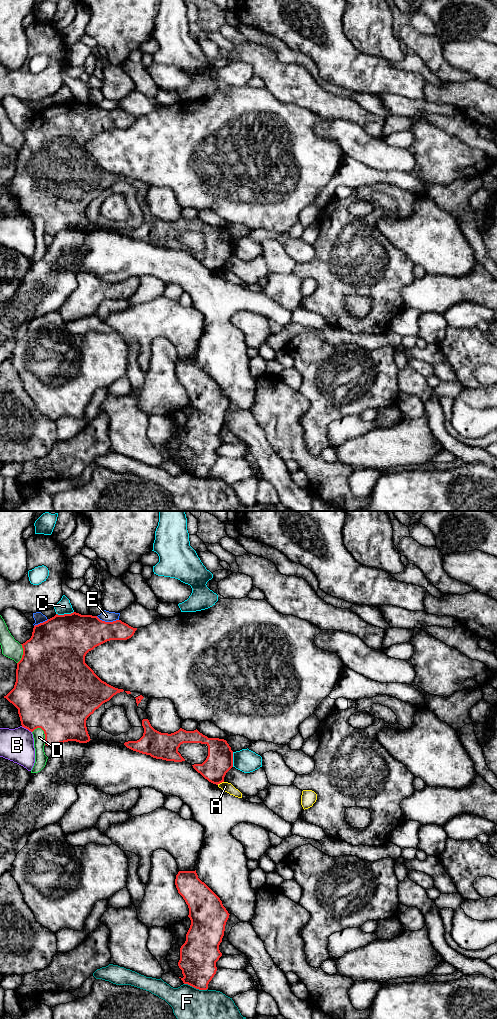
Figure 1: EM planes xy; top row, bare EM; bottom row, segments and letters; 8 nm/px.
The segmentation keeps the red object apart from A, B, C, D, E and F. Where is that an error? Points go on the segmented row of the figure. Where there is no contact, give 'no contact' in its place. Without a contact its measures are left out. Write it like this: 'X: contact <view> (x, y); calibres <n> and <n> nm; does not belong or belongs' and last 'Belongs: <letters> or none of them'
A: contact xy (220, 782); calibres 220 and 80 nm; does not belong
B: contact xy (26, 728); calibres 420 and 260 nm; does not belong
C: contact xy (64, 614); calibres 440 and 120 nm; does not belong
D: contact xy (44, 733); calibres 460 and 100 nm; does not belong
E: contact xy (107, 622); calibres 320 and 90 nm; does not belong
F: contact xy (196, 988); calibres 300 and 260 nm; does not belong
Belongs: none of them

